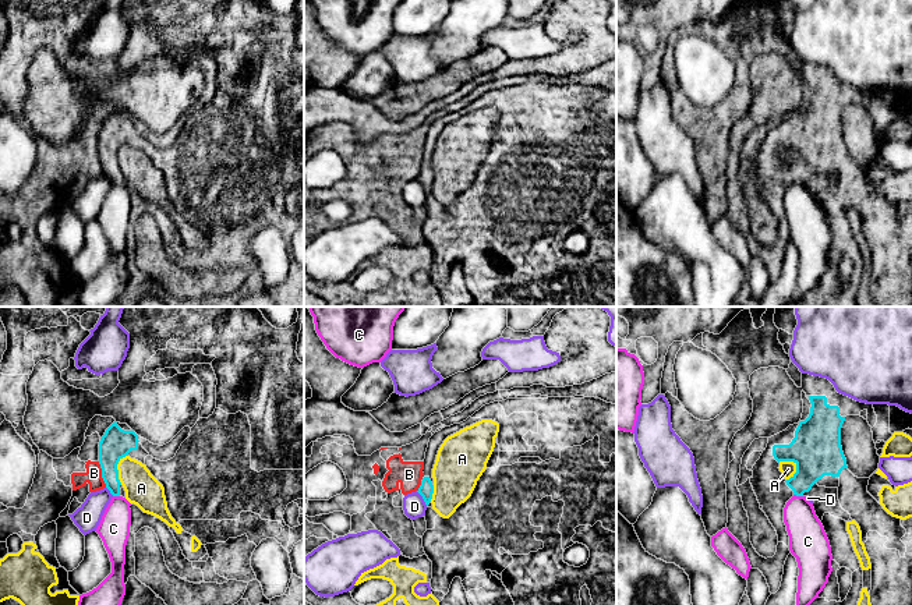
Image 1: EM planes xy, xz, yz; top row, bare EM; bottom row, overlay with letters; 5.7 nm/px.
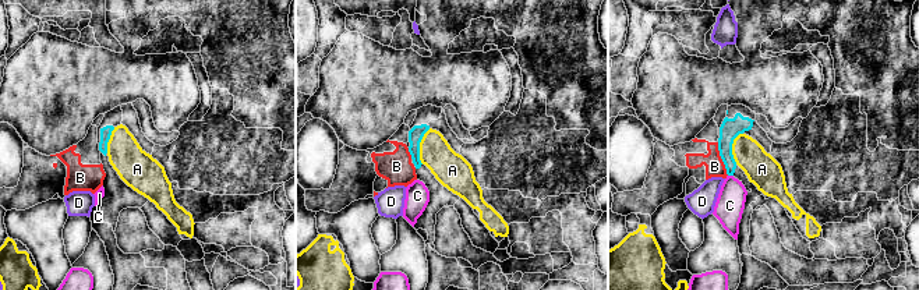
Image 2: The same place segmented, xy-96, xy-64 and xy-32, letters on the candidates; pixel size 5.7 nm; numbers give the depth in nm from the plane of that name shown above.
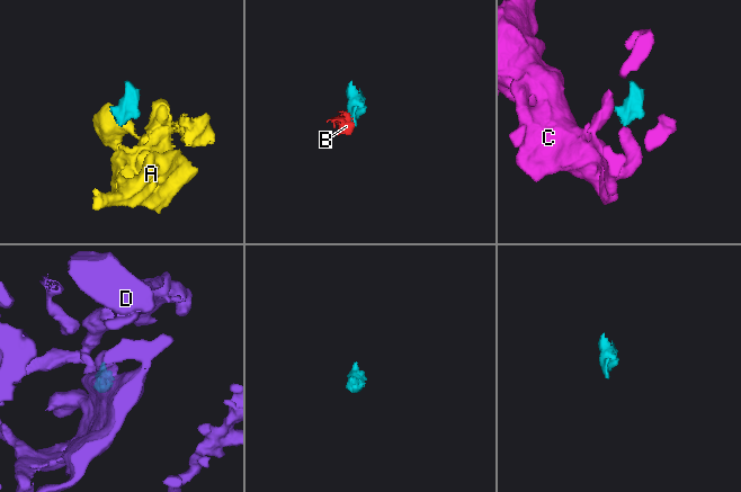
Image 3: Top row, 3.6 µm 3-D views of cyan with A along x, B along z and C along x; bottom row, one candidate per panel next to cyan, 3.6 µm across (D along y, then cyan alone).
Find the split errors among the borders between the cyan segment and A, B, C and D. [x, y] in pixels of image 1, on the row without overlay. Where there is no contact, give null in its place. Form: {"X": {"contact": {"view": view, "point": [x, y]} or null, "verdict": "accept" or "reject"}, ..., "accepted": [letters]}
{"A": {"contact": {"view": "yz", "point": [796, 152]}, "verdict": "reject"}, "B": {"contact": {"view": "xy", "point": [102, 162]}, "verdict": "reject"}, "C": {"contact": {"view": "yz", "point": [798, 183]}, "verdict": "reject"}, "D": {"contact": {"view": "xz", "point": [423, 186]}, "verdict": "reject"}, "accepted": []}

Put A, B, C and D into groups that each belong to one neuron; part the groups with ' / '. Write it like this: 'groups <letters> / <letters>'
groups A B / C / D

